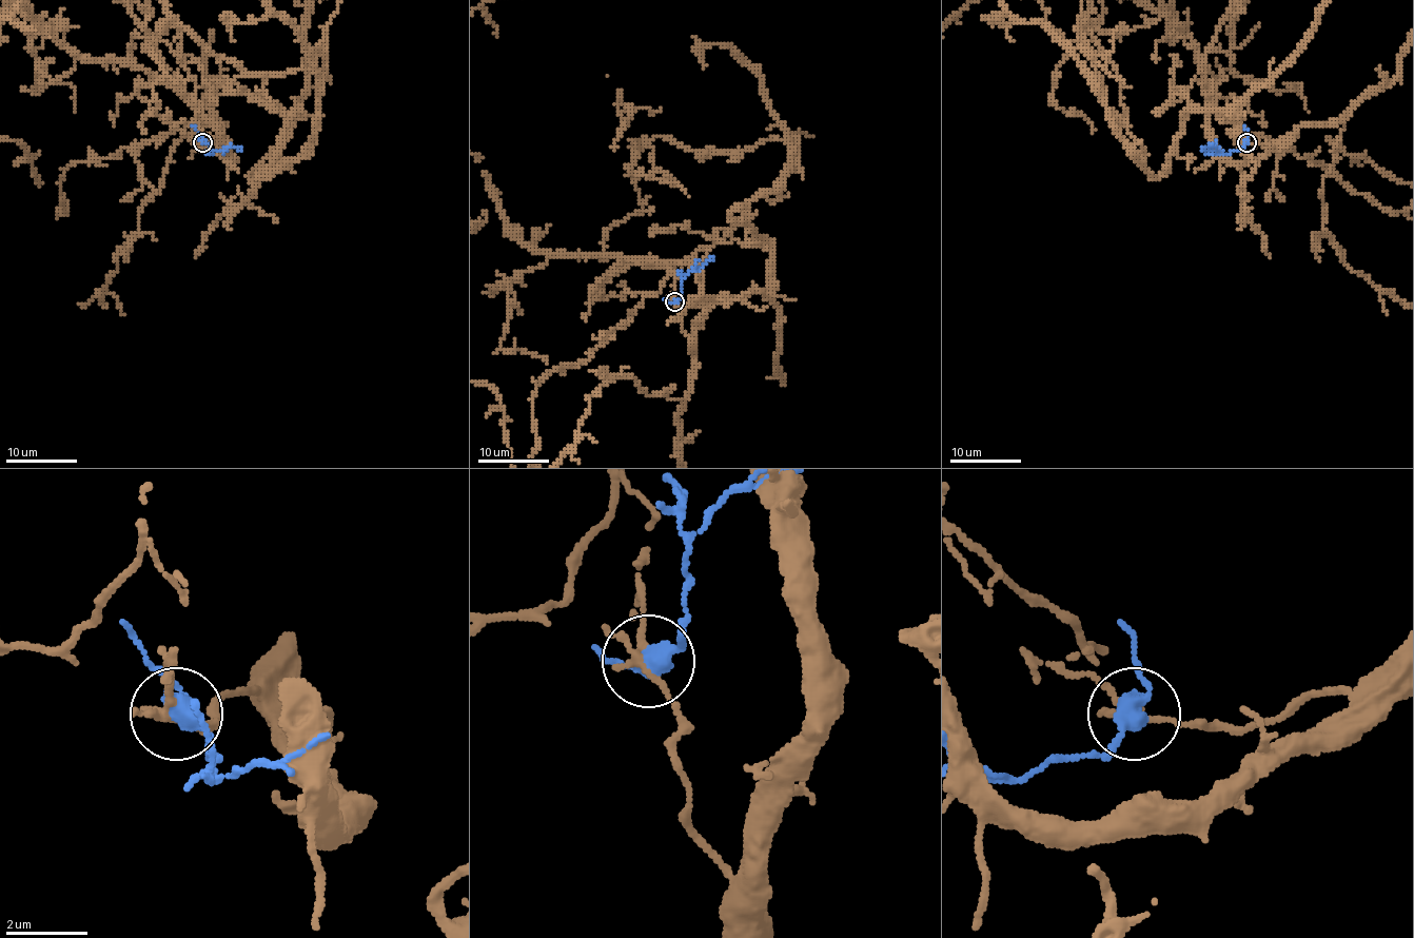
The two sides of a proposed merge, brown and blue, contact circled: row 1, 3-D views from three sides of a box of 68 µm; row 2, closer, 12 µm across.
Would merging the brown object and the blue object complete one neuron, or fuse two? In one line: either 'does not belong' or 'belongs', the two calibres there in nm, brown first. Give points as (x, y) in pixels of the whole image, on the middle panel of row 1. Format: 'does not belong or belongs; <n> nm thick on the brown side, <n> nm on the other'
does not belong; 180 nm thick on the brown side, 400 nm on the other

